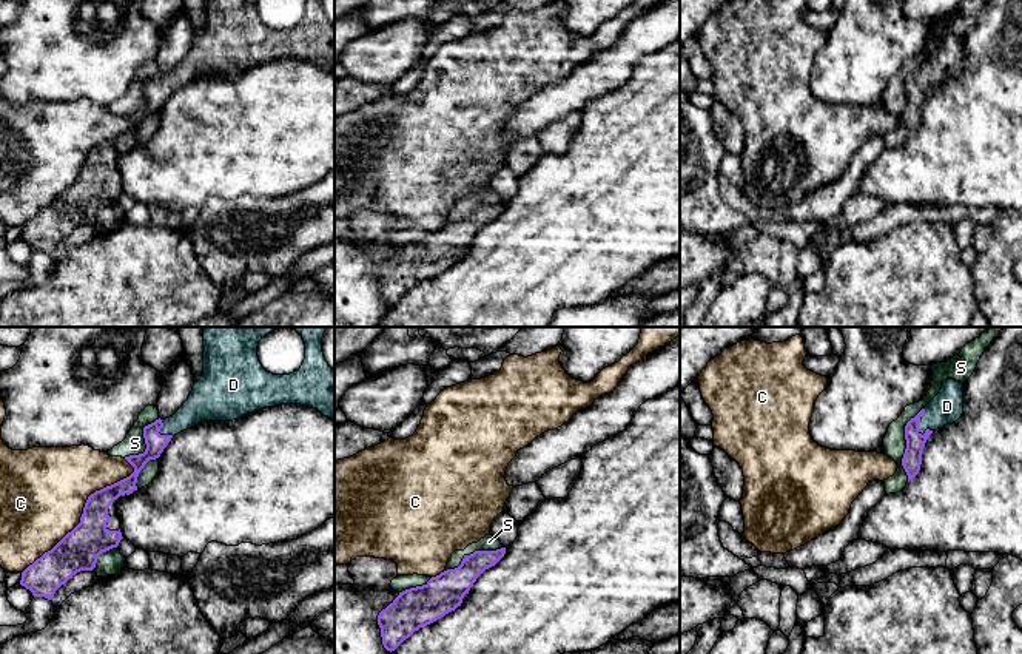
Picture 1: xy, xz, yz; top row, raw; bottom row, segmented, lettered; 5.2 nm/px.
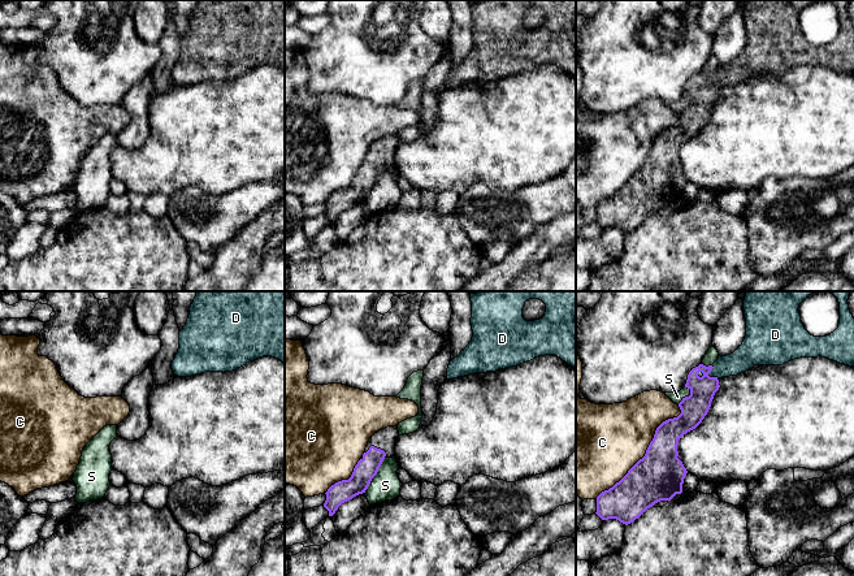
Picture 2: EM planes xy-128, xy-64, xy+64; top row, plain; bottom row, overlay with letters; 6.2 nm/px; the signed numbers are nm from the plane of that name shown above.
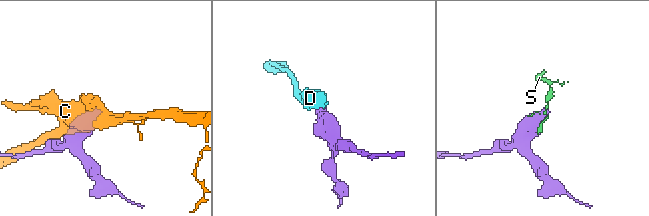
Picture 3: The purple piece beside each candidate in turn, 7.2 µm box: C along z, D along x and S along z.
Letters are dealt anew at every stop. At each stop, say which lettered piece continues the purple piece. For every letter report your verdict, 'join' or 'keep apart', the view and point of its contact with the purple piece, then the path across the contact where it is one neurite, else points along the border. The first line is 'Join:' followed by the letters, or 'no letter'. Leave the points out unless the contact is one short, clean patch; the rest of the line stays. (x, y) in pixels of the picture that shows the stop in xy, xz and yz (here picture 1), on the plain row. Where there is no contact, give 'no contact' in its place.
Join: D
C: keep apart | xy (84, 164)
D: join | yz (917, 77) | across yz (911, 114), (917, 77), (947, 60)
S: keep apart | yz (907, 97)

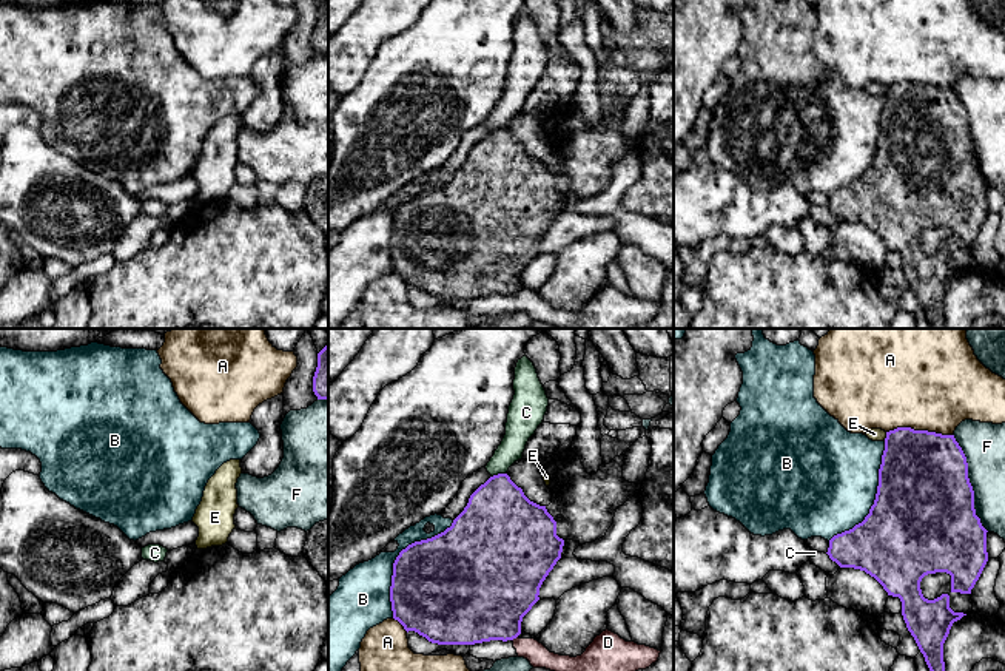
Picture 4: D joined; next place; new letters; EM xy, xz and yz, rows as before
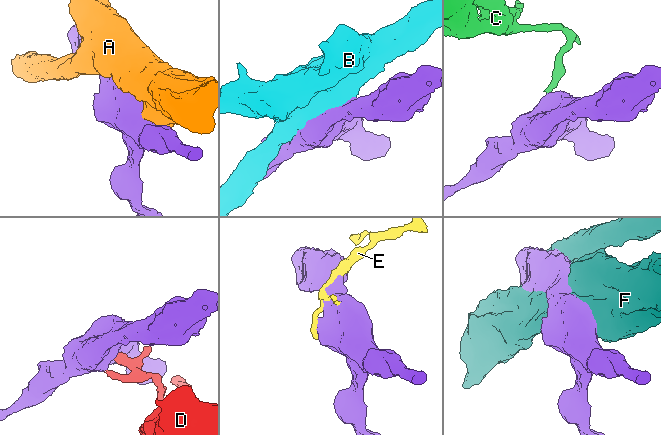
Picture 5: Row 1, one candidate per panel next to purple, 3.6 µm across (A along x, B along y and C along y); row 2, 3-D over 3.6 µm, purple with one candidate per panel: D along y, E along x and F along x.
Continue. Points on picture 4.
Join: no letter
A: keep apart | yz (919, 85)
B: keep apart | xz (396, 212)
C: keep apart | xz (498, 128) | along xz (504, 127), (492, 131)
D: keep apart | xz (514, 292)
E: keep apart | yz (887, 91)
F: keep apart | yz (970, 138)

